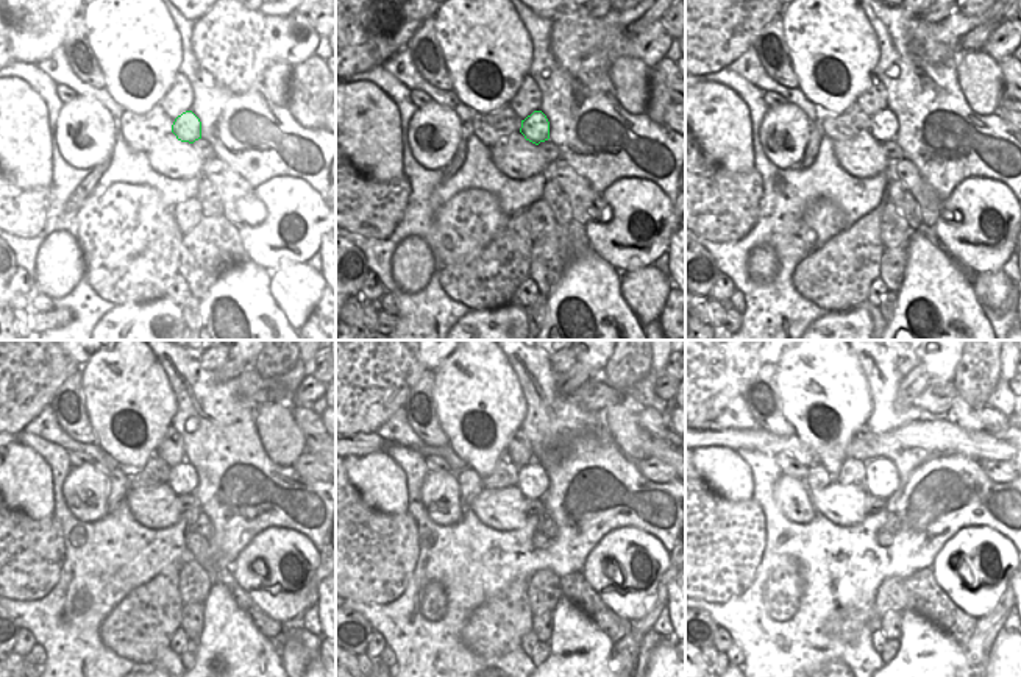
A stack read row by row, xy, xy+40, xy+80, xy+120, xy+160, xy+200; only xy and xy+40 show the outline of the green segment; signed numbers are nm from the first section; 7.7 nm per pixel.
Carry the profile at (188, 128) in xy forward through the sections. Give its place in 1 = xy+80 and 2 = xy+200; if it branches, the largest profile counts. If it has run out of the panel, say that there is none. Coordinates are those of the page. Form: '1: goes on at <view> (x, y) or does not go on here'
1: goes on at xy+80 (884, 127)
2: goes on at xy+200 (884, 474)

